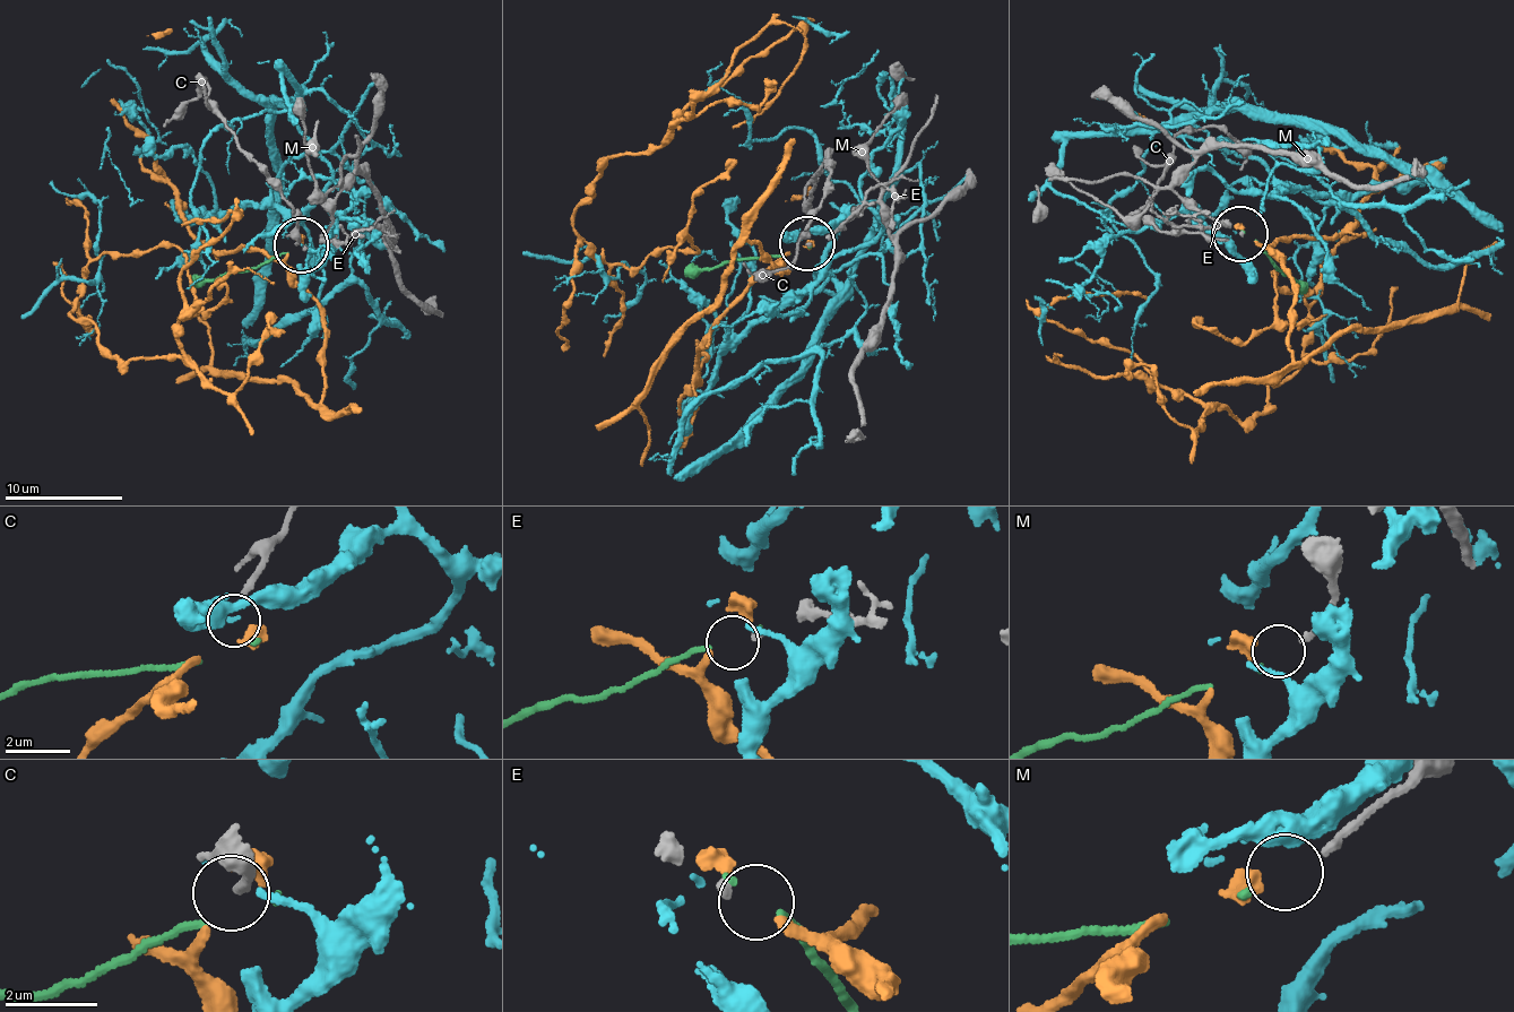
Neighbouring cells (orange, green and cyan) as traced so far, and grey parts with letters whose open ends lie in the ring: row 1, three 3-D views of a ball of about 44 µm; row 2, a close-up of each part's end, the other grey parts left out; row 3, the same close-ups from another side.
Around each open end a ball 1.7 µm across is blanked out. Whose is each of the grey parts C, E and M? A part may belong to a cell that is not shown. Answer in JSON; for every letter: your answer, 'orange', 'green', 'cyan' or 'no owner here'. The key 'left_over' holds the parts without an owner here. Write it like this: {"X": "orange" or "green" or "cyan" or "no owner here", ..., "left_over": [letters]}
{"C": "orange", "E": "no owner here", "M": "green", "left_over": ["E"]}

